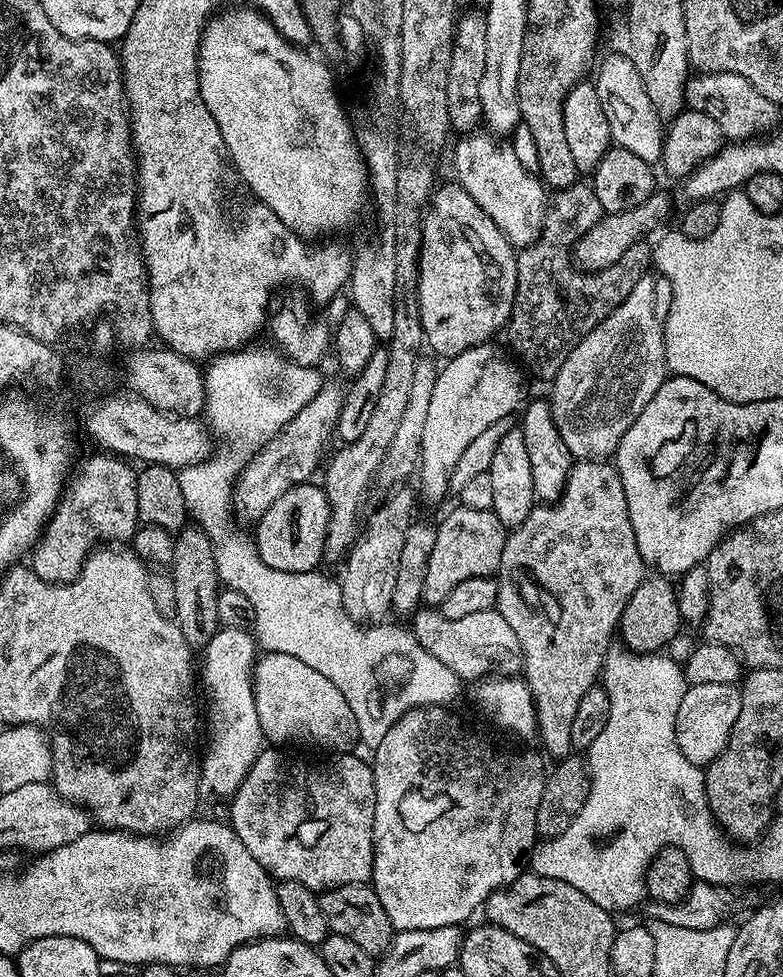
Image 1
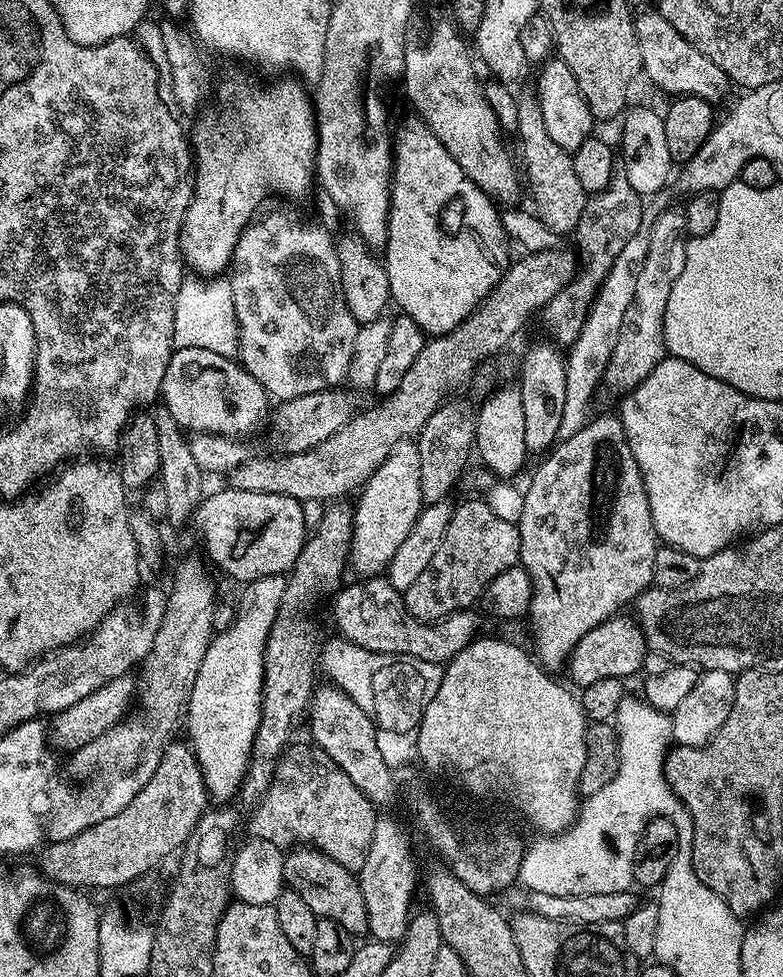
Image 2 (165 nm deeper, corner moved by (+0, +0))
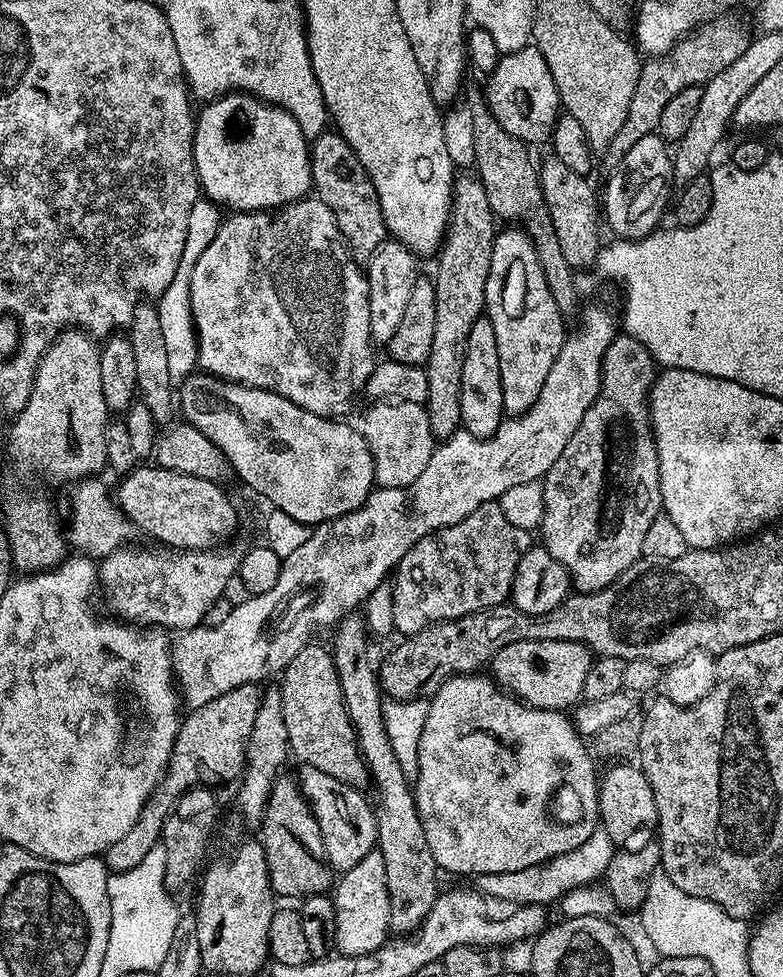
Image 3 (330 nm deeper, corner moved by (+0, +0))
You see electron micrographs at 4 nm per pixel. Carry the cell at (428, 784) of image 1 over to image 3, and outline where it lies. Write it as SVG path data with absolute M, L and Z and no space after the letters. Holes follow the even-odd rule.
M373 850L334 884L334 948L339 955L370 954L378 950L390 936L390 898L386 894L386 878L382 854Z

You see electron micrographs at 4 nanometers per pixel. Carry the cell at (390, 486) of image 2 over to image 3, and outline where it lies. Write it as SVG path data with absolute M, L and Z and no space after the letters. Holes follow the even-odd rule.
M401 400L376 402L371 407L364 416L362 431L374 462L376 484L382 488L408 488L426 470L426 462L438 447L437 437L430 430L427 407Z

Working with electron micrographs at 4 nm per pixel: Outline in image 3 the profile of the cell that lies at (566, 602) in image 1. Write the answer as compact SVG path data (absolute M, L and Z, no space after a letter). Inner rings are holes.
M617 335L612 340L610 346L604 355L604 365L602 366L602 382L600 383L600 393L596 401L586 410L582 417L574 436L566 443L566 448L559 455L554 466L550 467L548 473L543 476L544 485L544 513L542 522L538 529L538 535L542 539L542 547L550 550L550 555L556 558L562 564L570 577L570 584L577 593L597 592L606 586L613 584L624 572L632 572L635 569L636 560L642 557L642 541L646 535L646 529L650 527L650 522L654 522L656 516L661 515L662 505L660 502L660 463L658 462L658 450L656 449L656 439L652 436L652 420L648 416L648 391L652 388L658 375L658 365L652 359L650 350L642 346L630 335Z

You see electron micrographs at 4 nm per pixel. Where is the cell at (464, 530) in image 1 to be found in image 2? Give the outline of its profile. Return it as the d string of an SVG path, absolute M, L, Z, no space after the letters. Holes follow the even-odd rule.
M487 499L468 500L460 505L457 503L452 510L450 526L446 526L446 535L442 537L434 558L430 558L430 566L422 570L422 574L414 581L414 586L403 592L404 604L408 607L410 615L425 622L441 620L455 612L471 609L472 603L475 600L477 603L483 597L486 586L494 578L498 578L498 574L517 567L519 559L520 530L517 525L498 518L498 514L490 510Z

